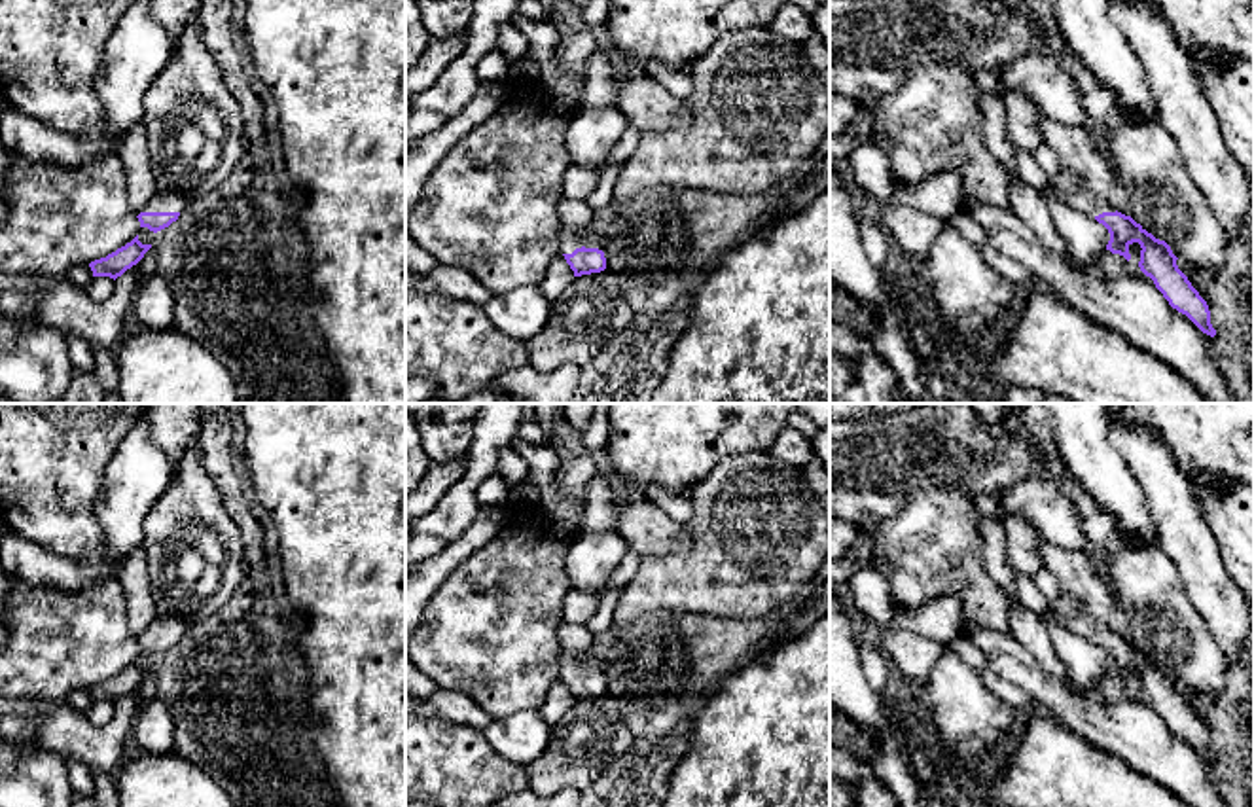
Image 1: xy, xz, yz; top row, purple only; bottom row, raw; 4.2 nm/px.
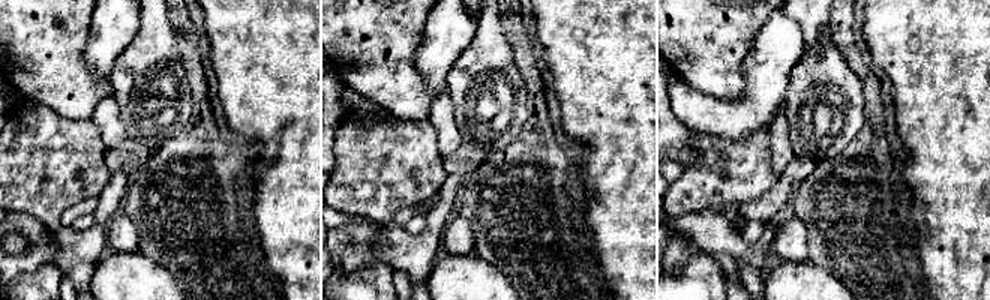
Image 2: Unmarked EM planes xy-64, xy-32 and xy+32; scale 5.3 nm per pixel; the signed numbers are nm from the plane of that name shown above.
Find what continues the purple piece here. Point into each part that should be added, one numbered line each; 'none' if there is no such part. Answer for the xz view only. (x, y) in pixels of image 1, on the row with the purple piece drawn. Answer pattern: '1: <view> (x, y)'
1: xz (590, 237)

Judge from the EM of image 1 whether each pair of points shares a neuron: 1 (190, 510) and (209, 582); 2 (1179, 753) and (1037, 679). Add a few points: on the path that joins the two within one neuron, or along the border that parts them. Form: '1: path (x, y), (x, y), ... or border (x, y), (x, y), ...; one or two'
1: path (203, 527), (213, 537), (213, 565); one
2: path (1143, 741), (1131, 730), (1097, 722), (1073, 707); one

